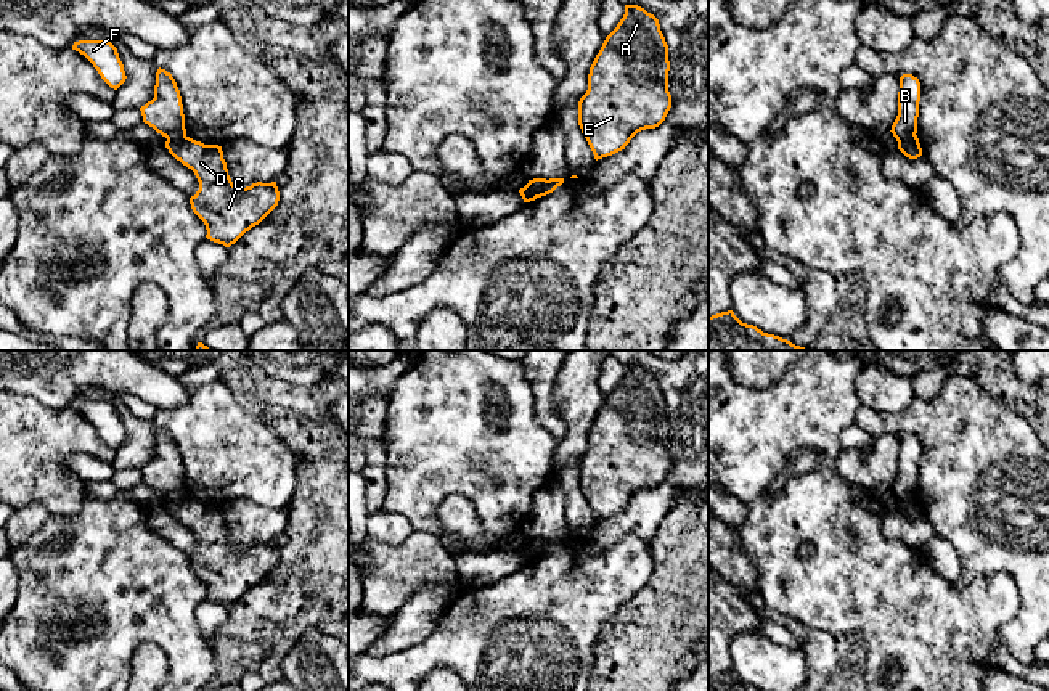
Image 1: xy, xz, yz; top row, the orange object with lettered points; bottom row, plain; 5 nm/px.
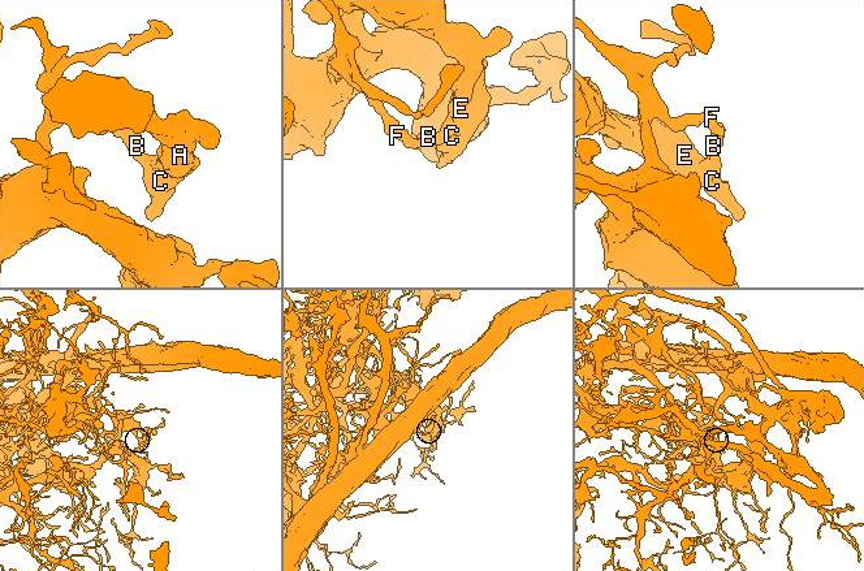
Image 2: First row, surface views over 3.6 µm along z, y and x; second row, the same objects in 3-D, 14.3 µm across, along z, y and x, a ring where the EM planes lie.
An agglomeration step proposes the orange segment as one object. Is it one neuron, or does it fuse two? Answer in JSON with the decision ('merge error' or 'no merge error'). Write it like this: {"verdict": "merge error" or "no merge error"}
{"verdict": "merge error"}

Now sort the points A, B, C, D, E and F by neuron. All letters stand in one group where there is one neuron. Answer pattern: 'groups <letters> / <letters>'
groups A C D E / B F

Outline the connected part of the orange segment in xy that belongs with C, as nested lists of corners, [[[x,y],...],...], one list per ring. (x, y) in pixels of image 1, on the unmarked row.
[[[186,497],[167,500],[165,508],[191,529],[199,542],[199,550],[190,558],[190,564],[204,582],[207,599],[230,607],[278,566],[276,542],[257,542],[246,548],[231,542],[222,506]]]

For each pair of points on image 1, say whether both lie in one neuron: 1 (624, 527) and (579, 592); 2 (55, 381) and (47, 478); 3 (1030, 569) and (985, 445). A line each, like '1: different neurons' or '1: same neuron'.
1: different neurons
2: different neurons
3: same neuron

